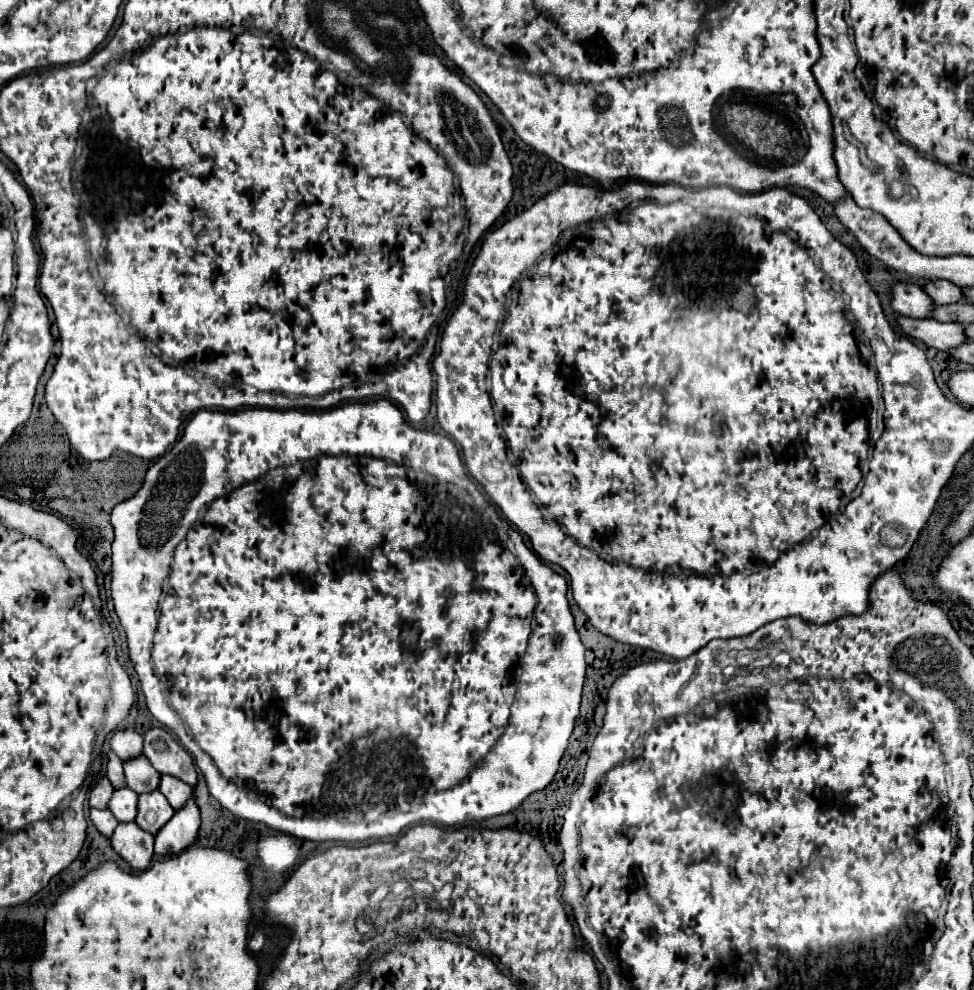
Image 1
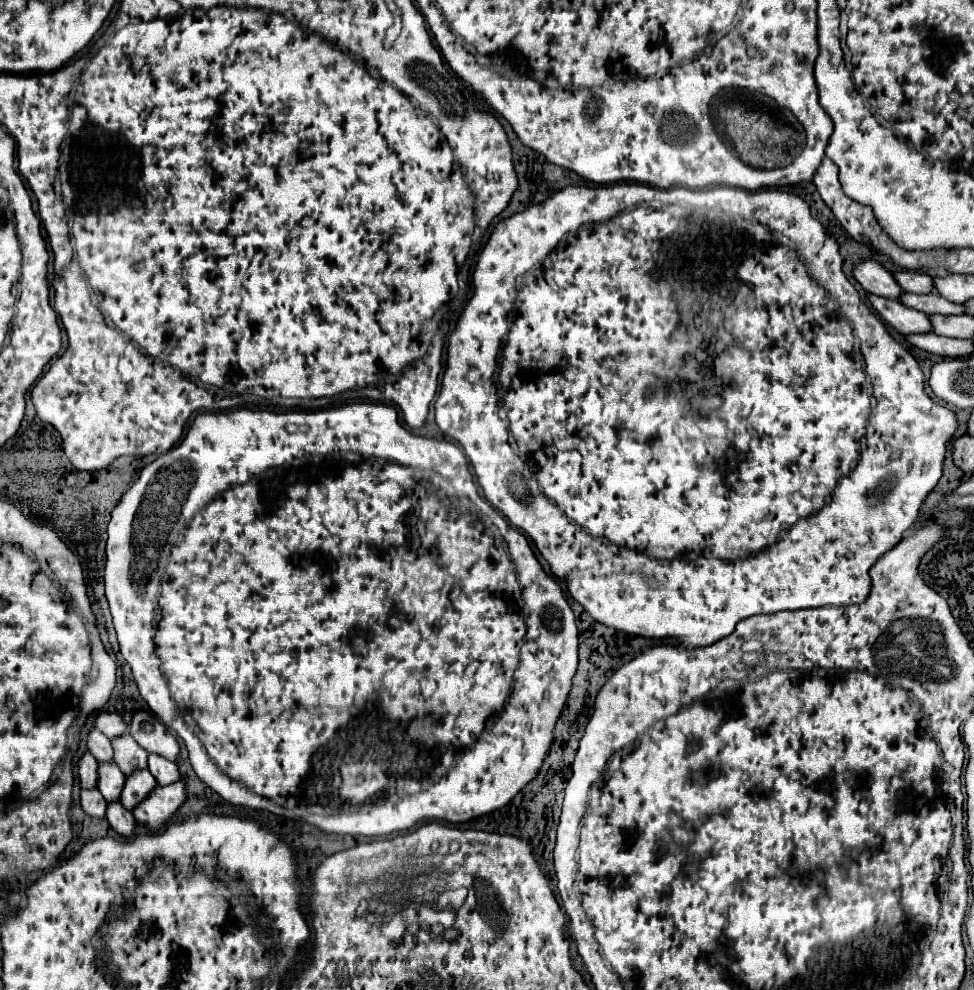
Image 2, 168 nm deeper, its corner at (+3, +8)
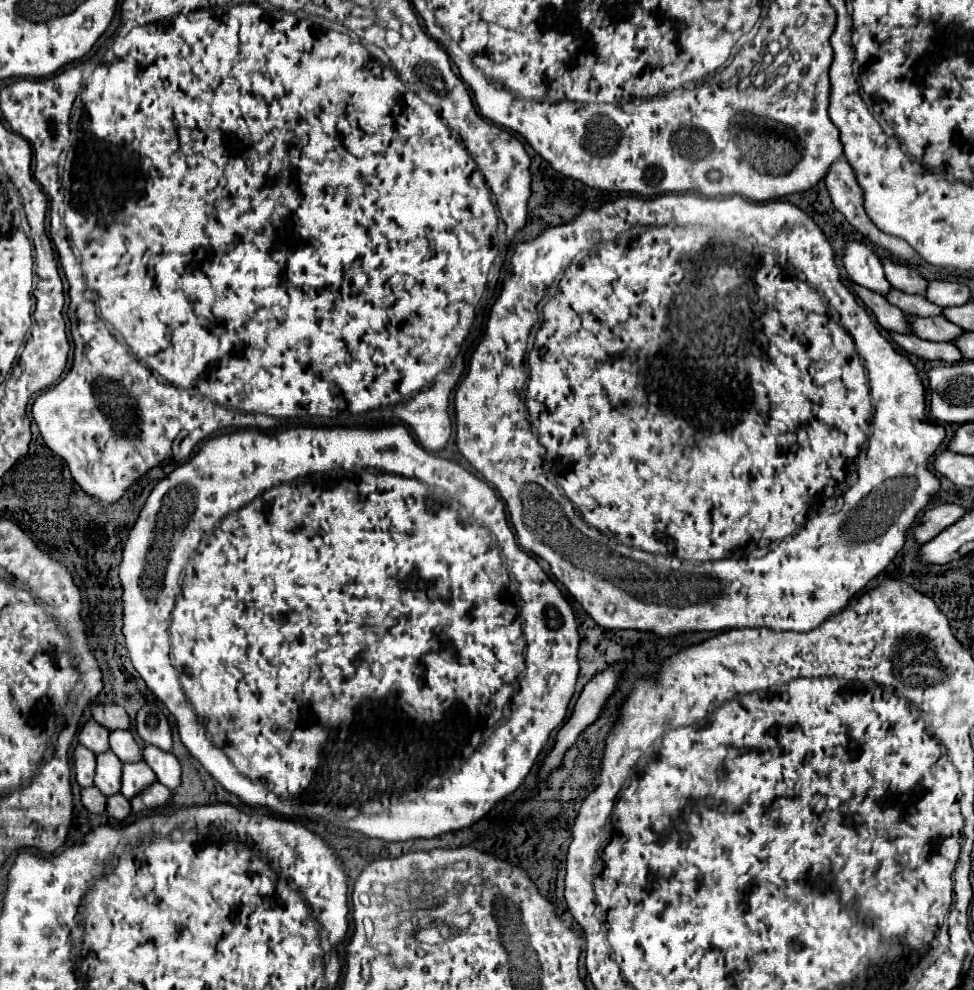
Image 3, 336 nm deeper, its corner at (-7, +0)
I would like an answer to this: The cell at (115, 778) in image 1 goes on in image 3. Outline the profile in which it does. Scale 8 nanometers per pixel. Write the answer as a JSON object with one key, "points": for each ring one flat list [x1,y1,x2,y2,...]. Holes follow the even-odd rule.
{"points":[[89,720,83,726,83,730,79,734,79,742,83,746,87,746,95,754,103,754,103,752,107,752,111,748,109,746,109,732,107,732,107,728,95,724,95,720]]}

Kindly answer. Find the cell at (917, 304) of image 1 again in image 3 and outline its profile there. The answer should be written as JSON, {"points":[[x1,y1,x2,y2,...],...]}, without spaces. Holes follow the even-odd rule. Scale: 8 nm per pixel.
{"points":[[851,242,845,248,843,264,845,264,849,278,855,284,859,284,871,292,883,294,883,296,887,296,887,292,891,290,891,284,887,282,887,278,883,274,883,266,881,266,879,258,873,256,871,248,867,248,859,242]]}

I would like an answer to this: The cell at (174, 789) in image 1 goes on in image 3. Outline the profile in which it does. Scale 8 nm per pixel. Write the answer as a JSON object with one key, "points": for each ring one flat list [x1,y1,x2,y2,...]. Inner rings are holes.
{"points":[[145,744,143,758,151,766,151,770,157,774,157,780,175,790,181,784,181,764,171,752,163,752,151,744]]}

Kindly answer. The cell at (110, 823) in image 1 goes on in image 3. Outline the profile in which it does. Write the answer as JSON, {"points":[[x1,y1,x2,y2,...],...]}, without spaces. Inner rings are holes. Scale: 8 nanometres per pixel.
{"points":[[95,786,81,790,81,802,93,814,105,814,105,810,107,810,107,798]]}

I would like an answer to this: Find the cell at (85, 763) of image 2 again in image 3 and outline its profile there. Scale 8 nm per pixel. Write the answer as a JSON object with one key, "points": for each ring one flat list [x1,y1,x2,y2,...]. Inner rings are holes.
{"points":[[79,744,75,748,75,772,77,772,77,782,79,782,81,788,95,786,95,782,93,782,93,778,95,778,95,764,97,764,95,754,89,748]]}

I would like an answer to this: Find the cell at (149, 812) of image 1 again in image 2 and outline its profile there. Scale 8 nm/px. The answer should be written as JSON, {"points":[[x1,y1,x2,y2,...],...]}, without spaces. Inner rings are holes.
{"points":[[141,770,141,772,133,772,133,776,127,776,123,792,121,792,121,804,131,810,135,804,139,804,141,800,145,800,145,796,149,796,149,792,157,786,157,780,153,778,153,774,149,770]]}

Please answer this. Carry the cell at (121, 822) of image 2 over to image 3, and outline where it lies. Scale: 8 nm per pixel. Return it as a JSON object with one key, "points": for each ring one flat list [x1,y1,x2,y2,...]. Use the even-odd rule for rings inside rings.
{"points":[[121,794,121,796,111,796,107,798,107,814,113,816,115,820,123,822,129,814,131,814,131,804,129,800]]}

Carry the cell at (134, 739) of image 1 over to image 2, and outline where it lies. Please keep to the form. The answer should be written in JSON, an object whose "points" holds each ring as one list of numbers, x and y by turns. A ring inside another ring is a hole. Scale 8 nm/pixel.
{"points":[[101,710,95,718,95,726,107,736,107,738,115,738,127,732,127,724,123,722,121,714,115,710]]}

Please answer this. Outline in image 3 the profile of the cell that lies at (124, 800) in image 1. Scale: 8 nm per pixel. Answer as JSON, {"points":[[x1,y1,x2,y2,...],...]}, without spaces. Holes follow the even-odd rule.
{"points":[[103,752,103,756,97,756,95,786,105,796,115,796,121,792,121,774,123,774,123,764,113,752]]}

